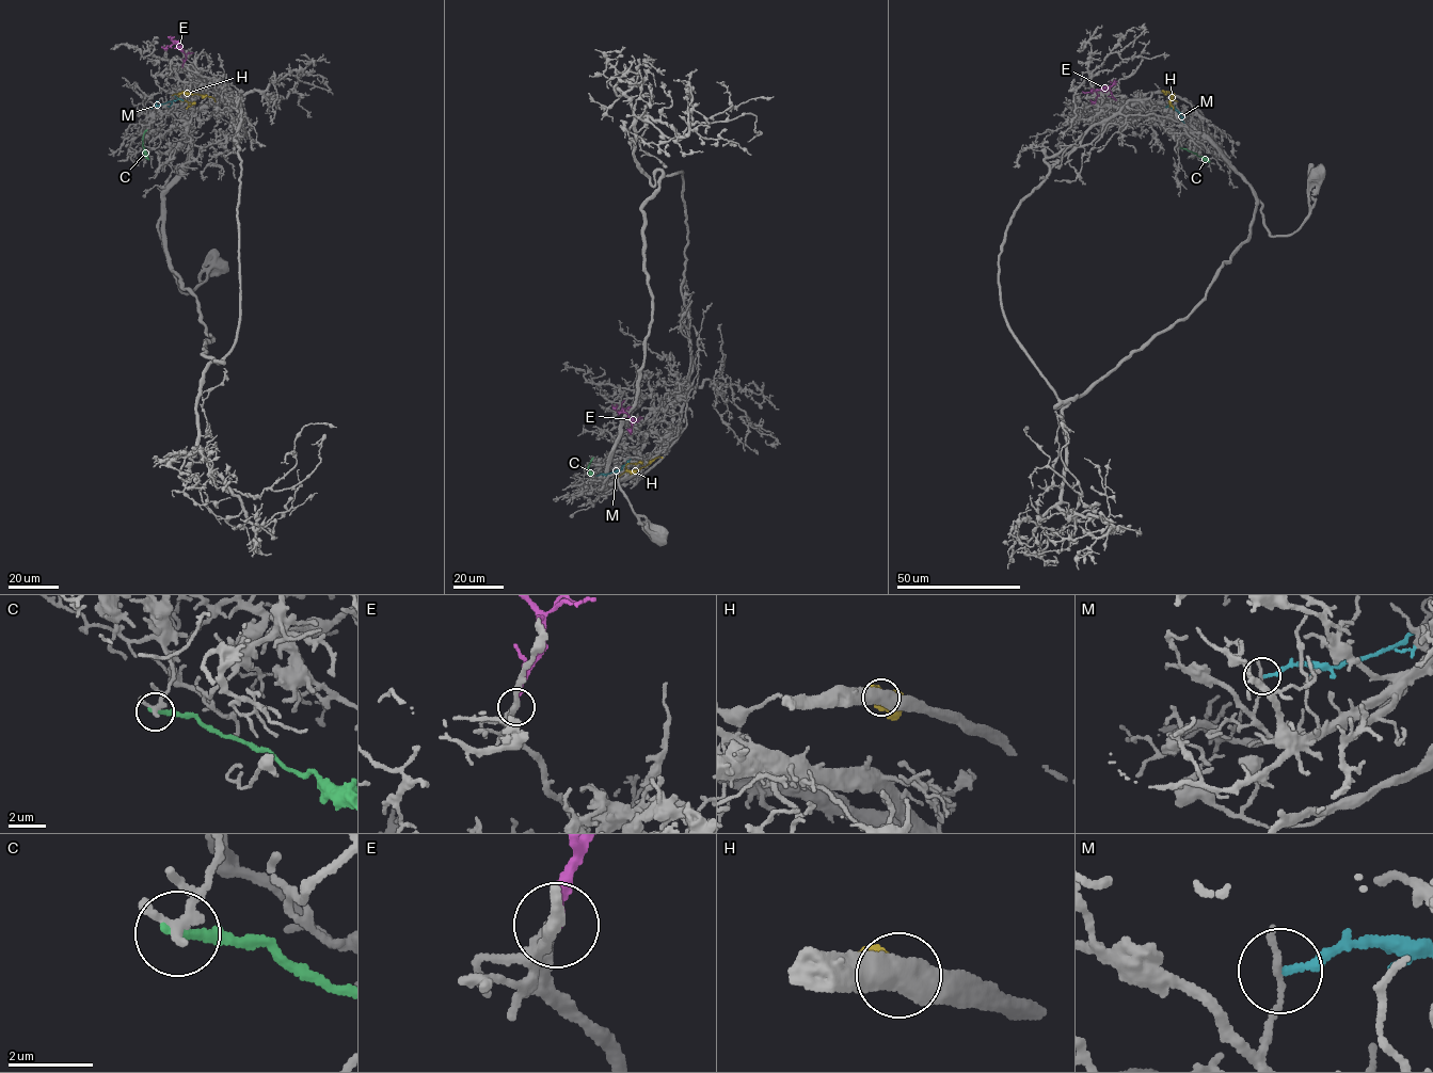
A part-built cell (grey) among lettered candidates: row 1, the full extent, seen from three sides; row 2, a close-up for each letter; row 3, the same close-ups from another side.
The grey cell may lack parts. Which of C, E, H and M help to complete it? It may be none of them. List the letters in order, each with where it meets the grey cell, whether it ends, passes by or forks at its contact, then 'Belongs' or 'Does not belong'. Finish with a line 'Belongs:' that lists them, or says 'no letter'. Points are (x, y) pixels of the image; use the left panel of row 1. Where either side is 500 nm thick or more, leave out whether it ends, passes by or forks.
C: Touches grey at (146, 130). It ends there. Does not belong
E: Touches grey at (182, 67). It ends there. Belongs
H: Touches grey at (215, 100). It ends there. Does not belong
M: Touches grey at (149, 108). It ends there. Does not belong
Belongs: E

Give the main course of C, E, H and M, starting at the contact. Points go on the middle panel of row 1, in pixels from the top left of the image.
C: (592, 458), (588, 470), (593, 473)
E: (631, 421), (635, 421), (624, 413), (618, 412), (617, 405)
H: (662, 458), (656, 457), (633, 471), (625, 466), (642, 461)
M: (596, 476), (619, 469), (631, 459)

